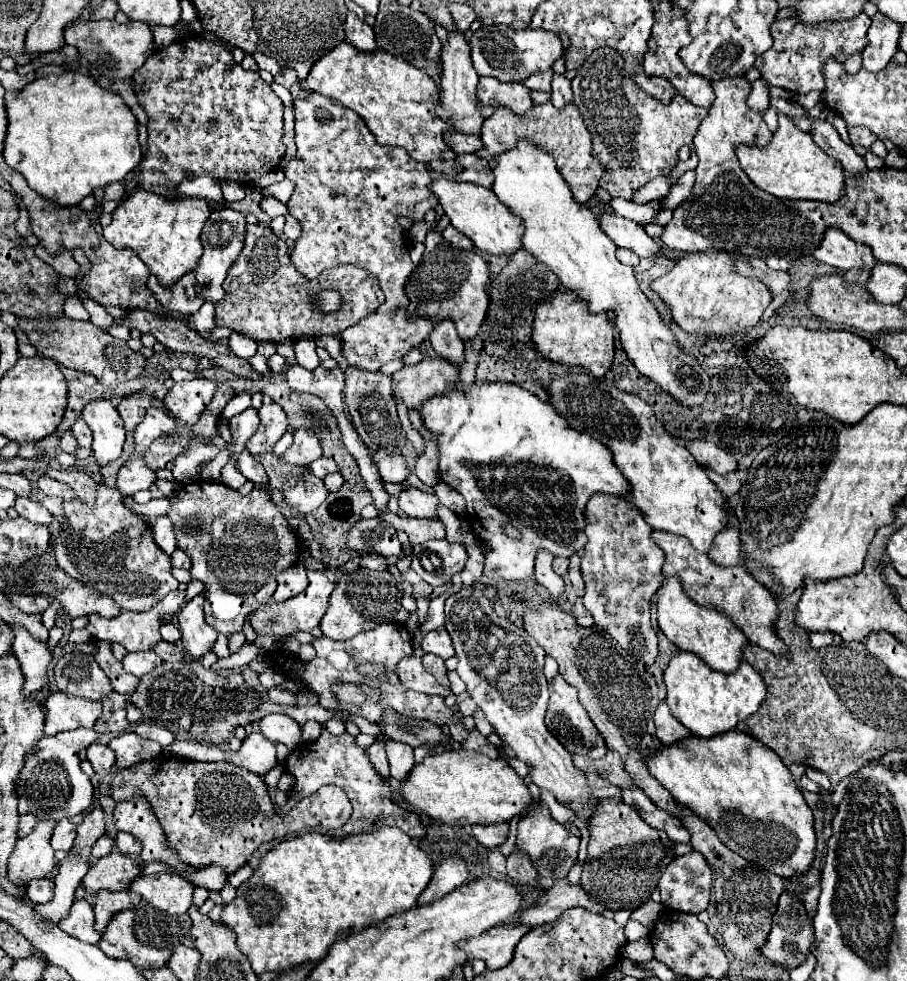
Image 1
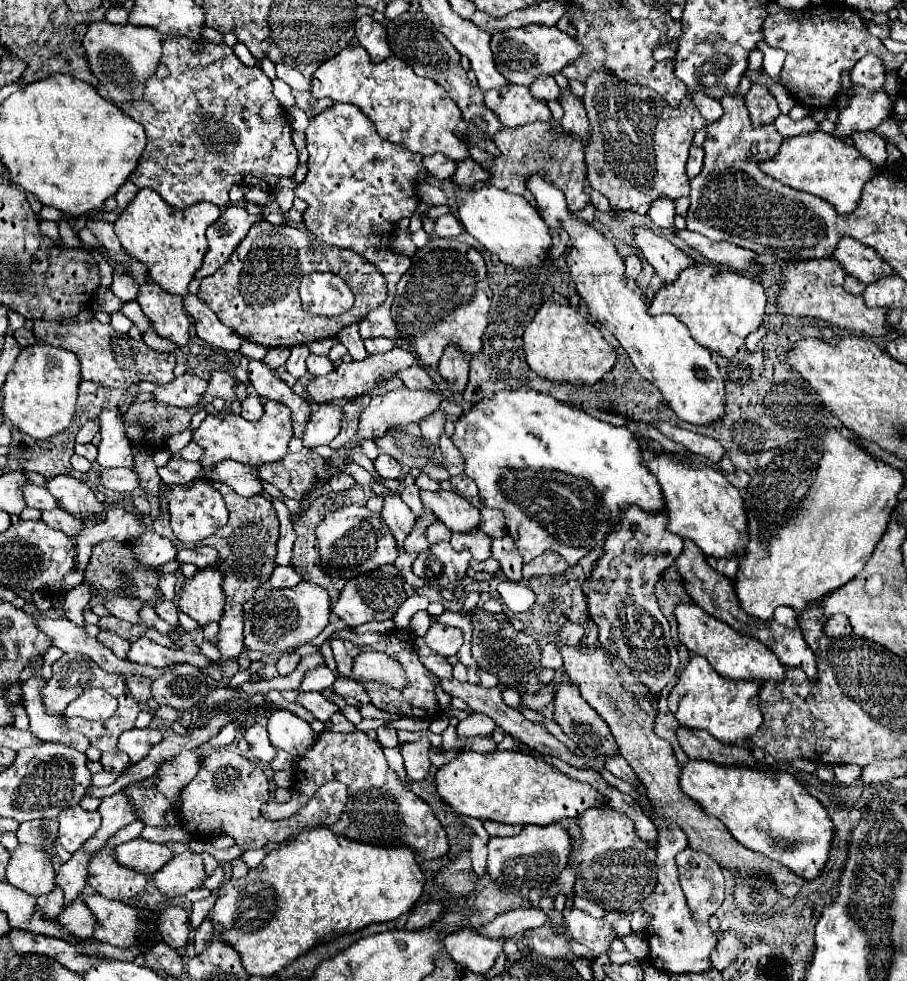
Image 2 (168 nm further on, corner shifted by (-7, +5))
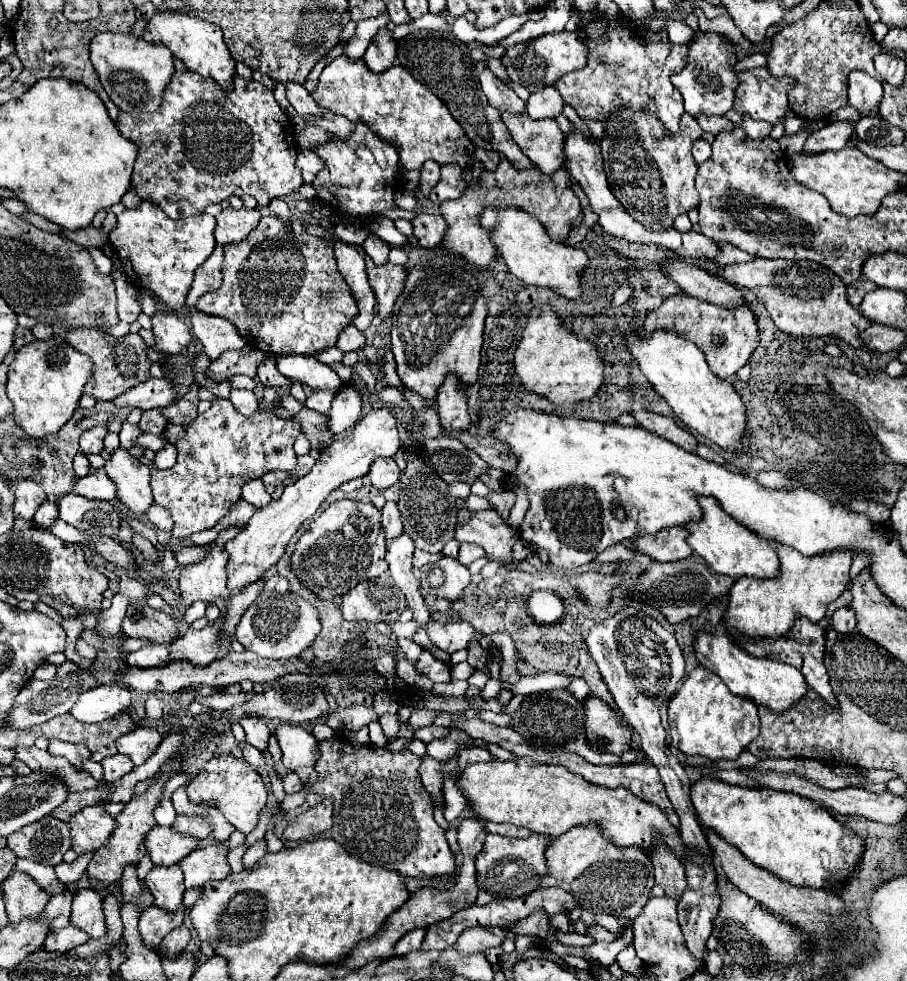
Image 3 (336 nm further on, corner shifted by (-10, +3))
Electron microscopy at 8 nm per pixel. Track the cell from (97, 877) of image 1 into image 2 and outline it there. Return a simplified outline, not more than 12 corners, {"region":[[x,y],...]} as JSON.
{"region":[[143,838],[117,848],[121,866],[145,872],[161,870],[173,858],[167,844]]}

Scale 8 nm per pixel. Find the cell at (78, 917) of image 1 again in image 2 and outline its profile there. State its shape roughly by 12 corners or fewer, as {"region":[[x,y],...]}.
{"region":[[77,898],[57,922],[65,932],[91,938],[95,920]]}

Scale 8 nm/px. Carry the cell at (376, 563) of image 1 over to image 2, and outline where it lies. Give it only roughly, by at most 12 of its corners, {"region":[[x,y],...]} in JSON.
{"region":[[401,554],[393,564],[407,584],[423,582],[411,574],[411,566],[419,554]]}

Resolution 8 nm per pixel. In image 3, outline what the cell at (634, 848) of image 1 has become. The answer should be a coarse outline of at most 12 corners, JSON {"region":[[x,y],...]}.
{"region":[[592,822],[550,840],[540,886],[634,920],[654,886],[650,856]]}

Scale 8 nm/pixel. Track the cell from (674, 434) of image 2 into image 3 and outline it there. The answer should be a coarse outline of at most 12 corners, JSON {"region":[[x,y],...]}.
{"region":[[646,412],[632,416],[648,432],[696,452],[698,446],[688,430],[672,418]]}

